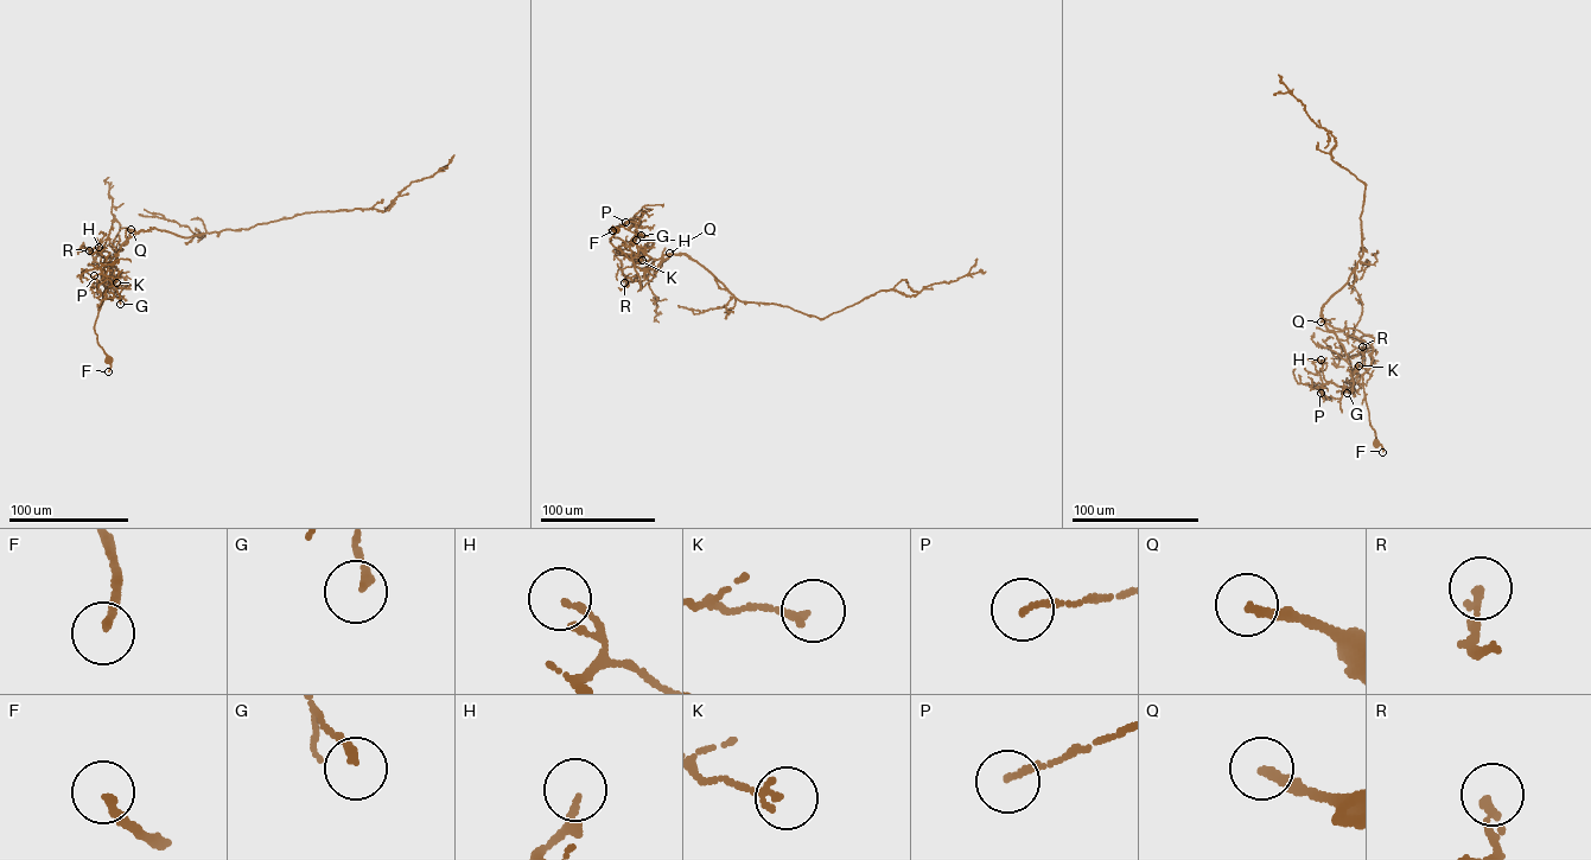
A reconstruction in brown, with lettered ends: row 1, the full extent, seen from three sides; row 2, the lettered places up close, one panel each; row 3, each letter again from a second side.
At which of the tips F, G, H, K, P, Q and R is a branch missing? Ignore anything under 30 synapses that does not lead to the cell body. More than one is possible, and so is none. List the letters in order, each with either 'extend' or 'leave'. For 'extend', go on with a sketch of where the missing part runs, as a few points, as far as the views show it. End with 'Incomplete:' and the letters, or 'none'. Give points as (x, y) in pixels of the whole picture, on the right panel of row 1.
F: leave
G: leave
H: leave
K: leave
P: leave
Q: extend
R: leave
Incomplete: Q

